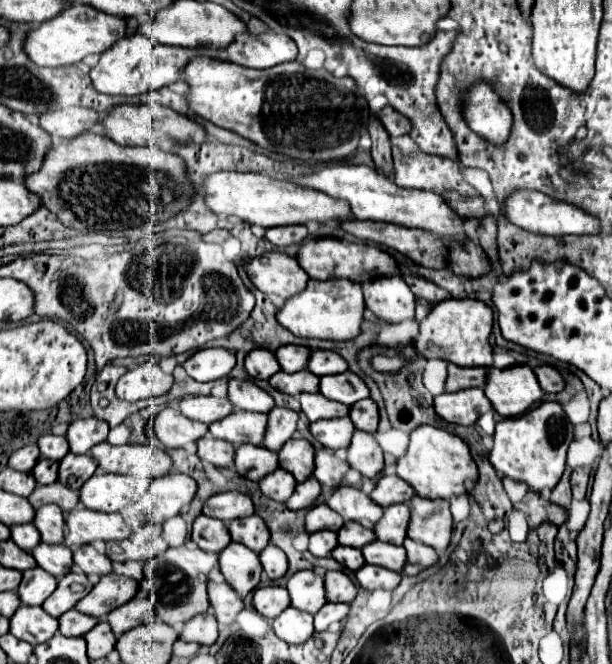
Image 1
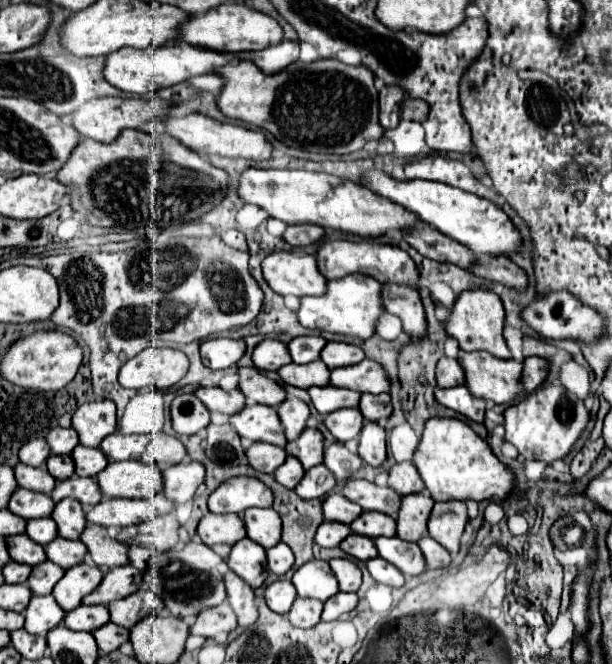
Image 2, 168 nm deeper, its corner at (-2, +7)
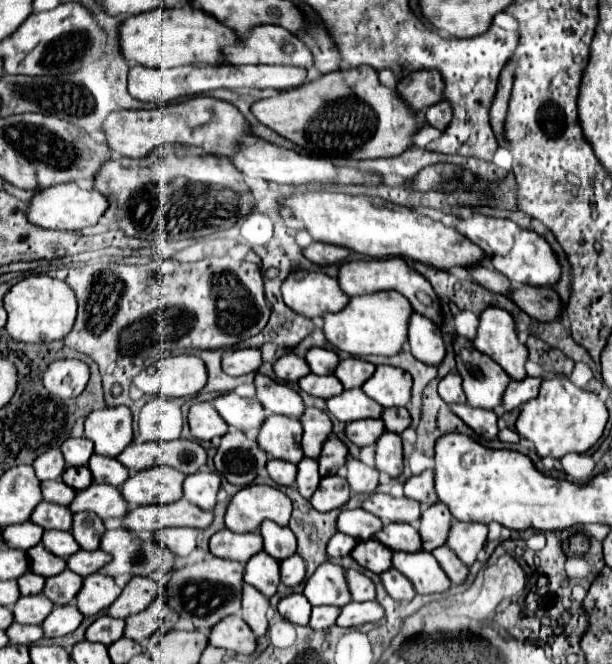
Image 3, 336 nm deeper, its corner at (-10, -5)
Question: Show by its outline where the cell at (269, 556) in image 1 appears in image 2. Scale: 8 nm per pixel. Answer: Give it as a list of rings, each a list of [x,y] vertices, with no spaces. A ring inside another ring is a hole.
[[[278,542],[274,548],[266,550],[266,556],[268,556],[268,570],[278,576],[286,574],[294,564],[294,554],[284,542]]]

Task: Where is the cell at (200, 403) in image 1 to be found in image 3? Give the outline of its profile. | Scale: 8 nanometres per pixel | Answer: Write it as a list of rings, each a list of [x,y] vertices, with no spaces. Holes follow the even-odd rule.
[[[234,392],[220,394],[214,400],[214,408],[226,420],[226,424],[242,432],[256,432],[266,420],[266,412],[256,398],[242,398]]]

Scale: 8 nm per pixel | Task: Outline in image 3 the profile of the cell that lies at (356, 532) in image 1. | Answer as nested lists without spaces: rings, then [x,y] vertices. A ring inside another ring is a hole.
[[[402,522],[386,524],[374,538],[380,540],[390,550],[402,550],[402,552],[420,552],[422,550],[420,546],[422,540],[418,540],[418,530]]]

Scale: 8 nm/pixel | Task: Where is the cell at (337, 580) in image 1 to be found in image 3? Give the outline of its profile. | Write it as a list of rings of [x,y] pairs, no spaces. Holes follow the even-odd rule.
[[[348,570],[348,572],[346,572],[346,580],[348,580],[348,586],[350,586],[352,600],[356,600],[356,602],[366,602],[366,600],[374,600],[374,598],[376,598],[374,582],[372,582],[368,576],[364,576],[362,572]]]

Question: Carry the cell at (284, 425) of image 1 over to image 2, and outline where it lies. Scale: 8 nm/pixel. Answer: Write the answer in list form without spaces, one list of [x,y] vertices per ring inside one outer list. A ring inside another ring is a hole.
[[[286,398],[276,410],[278,410],[280,422],[284,426],[286,440],[294,440],[296,436],[300,436],[302,430],[306,428],[306,420],[310,416],[308,404],[298,398]]]

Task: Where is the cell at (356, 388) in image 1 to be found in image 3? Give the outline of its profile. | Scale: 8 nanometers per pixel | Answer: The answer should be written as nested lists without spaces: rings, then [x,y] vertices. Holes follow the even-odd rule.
[[[378,366],[374,376],[364,382],[362,390],[384,408],[406,406],[410,402],[412,376],[402,368]]]

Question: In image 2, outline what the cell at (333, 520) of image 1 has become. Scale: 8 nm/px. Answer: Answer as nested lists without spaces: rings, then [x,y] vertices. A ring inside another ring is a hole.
[[[330,494],[324,504],[324,520],[326,522],[342,522],[342,524],[350,524],[352,520],[356,520],[362,514],[362,508],[350,500],[346,500],[342,494]]]

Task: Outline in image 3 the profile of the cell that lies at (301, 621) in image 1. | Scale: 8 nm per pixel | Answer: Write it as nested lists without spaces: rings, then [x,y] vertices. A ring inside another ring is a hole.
[[[314,606],[312,608],[312,616],[310,616],[310,626],[314,630],[330,628],[336,622],[338,614],[340,614],[338,606]]]

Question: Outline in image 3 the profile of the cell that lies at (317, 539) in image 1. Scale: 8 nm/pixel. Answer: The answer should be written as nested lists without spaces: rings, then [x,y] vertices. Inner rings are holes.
[[[336,532],[328,542],[328,556],[348,556],[356,546],[356,540],[352,536],[344,536],[342,532]]]

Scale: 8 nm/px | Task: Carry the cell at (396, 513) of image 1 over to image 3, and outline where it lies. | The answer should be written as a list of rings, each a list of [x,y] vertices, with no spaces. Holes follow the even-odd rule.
[[[436,502],[428,510],[424,510],[418,524],[418,532],[422,536],[422,550],[432,552],[434,548],[446,544],[452,520],[454,516],[450,516],[450,510],[442,502]]]

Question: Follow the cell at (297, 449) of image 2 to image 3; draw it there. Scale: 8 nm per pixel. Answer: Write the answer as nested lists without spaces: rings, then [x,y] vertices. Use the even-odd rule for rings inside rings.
[[[330,436],[330,438],[324,442],[322,454],[320,454],[320,458],[318,458],[318,462],[320,462],[320,476],[336,474],[336,472],[346,464],[346,458],[348,458],[348,448],[346,448],[346,444],[344,444],[340,438]]]

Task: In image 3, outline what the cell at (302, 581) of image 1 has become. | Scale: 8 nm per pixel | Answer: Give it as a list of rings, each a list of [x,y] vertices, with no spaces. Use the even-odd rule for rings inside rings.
[[[324,562],[306,582],[304,596],[312,606],[320,604],[334,604],[346,606],[350,598],[350,590],[346,584],[346,570],[332,562]]]

